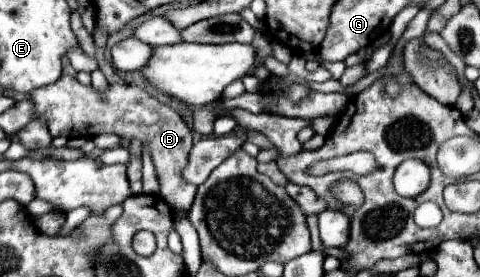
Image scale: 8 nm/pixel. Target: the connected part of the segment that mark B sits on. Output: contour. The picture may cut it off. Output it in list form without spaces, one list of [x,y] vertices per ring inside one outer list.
[[[61,76],[55,84],[43,86],[31,92],[39,120],[49,126],[53,136],[83,138],[97,134],[117,134],[127,140],[139,140],[151,152],[161,196],[173,210],[189,210],[197,192],[195,184],[183,180],[183,166],[187,166],[187,154],[193,146],[191,128],[185,120],[157,98],[149,96],[143,88],[133,84],[109,84],[103,94],[97,94],[93,86],[83,86],[77,78]]]

